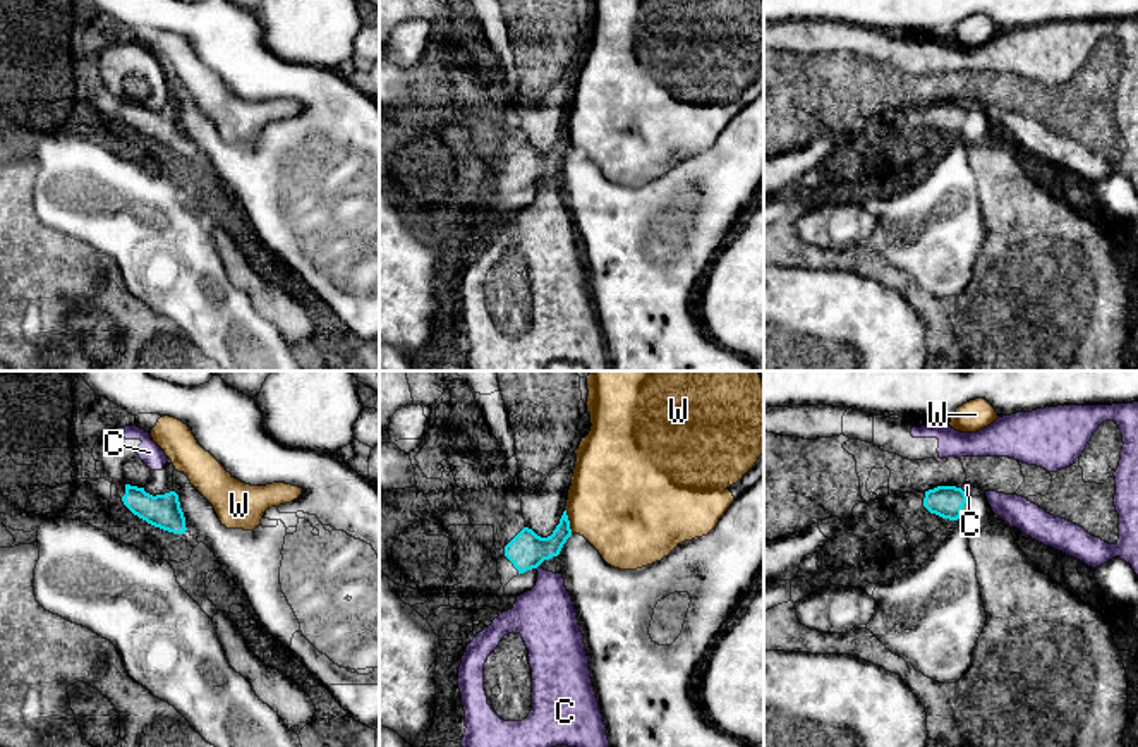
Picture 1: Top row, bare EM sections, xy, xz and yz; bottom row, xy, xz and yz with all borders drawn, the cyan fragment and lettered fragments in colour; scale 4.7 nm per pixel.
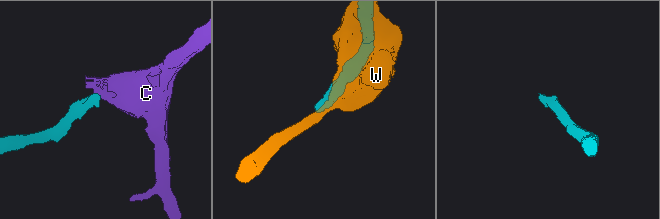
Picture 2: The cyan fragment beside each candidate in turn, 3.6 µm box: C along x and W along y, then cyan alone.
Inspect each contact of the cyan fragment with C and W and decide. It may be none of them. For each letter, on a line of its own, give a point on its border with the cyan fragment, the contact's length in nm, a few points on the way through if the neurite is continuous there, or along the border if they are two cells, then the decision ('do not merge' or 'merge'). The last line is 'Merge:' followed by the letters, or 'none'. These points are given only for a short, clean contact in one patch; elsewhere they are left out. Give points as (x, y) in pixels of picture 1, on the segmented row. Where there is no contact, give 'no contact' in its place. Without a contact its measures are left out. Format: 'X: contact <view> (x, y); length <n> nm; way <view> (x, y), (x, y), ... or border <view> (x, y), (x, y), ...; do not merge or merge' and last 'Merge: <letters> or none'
C: contact yz (962, 490); length 50 nm; border yz (960, 488), (967, 493); do not merge
W: contact xz (568, 521); length 120 nm; do not merge
Merge: none

